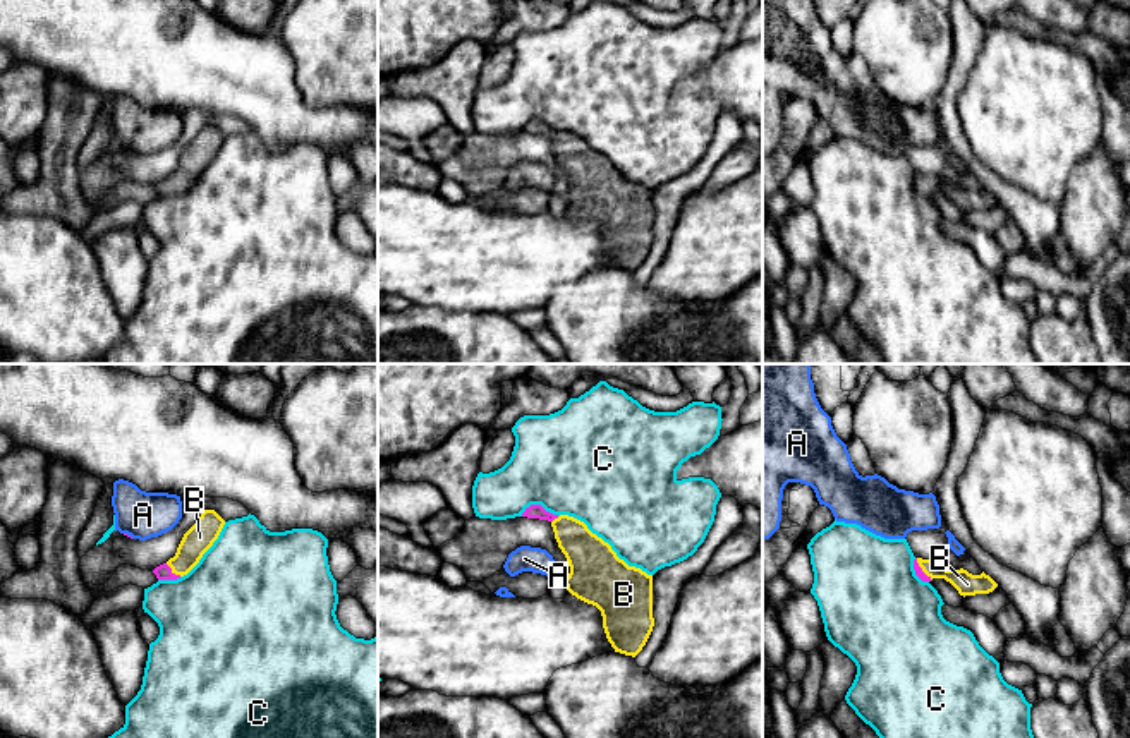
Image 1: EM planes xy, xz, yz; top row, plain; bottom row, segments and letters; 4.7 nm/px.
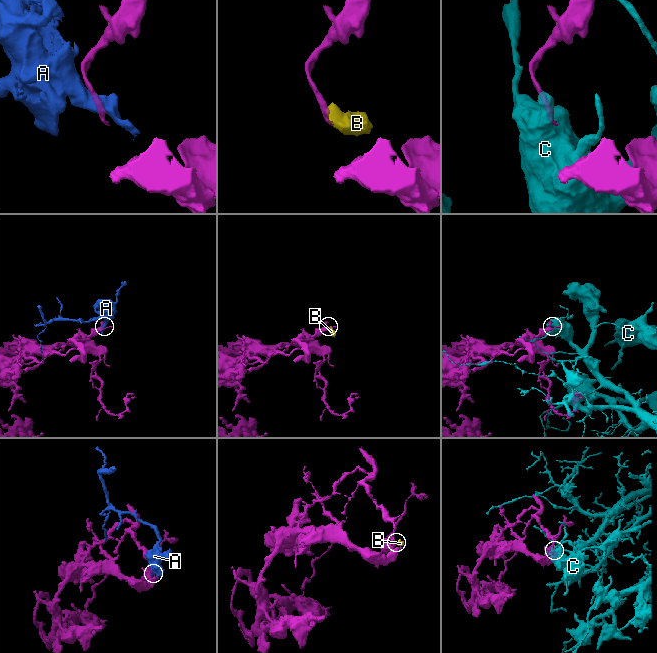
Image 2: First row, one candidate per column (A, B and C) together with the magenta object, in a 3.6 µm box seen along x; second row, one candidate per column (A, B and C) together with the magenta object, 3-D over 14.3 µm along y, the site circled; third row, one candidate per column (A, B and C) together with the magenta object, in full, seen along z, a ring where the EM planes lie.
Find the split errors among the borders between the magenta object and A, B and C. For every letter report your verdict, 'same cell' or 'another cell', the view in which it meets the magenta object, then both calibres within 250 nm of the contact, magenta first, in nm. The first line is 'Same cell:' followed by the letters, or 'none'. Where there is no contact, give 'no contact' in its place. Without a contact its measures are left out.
Same cell: B
A: another cell | xy | 20/220 nm
B: same cell | xy | 80/140 nm
C: another cell | xz | 60/500 nm

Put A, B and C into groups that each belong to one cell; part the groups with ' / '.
A / B / C

